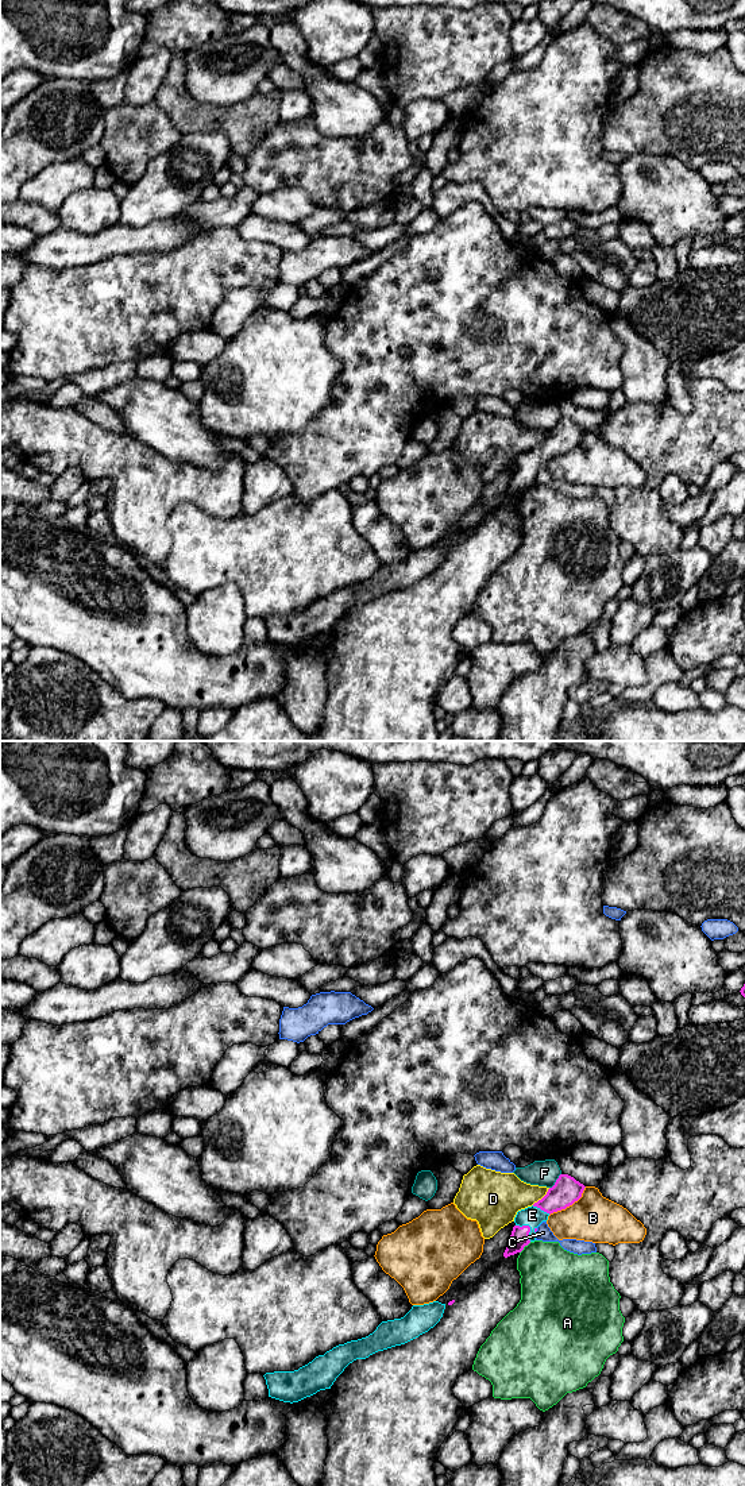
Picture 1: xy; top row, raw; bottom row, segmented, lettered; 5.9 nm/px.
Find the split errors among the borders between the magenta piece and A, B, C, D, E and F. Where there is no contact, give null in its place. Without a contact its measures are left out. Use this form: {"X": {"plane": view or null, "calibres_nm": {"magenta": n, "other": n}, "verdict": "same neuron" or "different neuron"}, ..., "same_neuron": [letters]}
{"A": {"plane": "xy", "calibres_nm": {"magenta": 110, "other": 360}, "verdict": "different neuron"}, "B": {"plane": "xy", "calibres_nm": {"magenta": 160, "other": 280}, "verdict": "different neuron"}, "C": {"plane": "xy", "calibres_nm": {"magenta": 20, "other": 90}, "verdict": "different neuron"}, "D": {"plane": "xy", "calibres_nm": {"magenta": 160, "other": 280}, "verdict": "different neuron"}, "E": {"plane": "xy", "calibres_nm": {"magenta": 110, "other": 120}, "verdict": "same neuron"}, "F": {"plane": "xy", "calibres_nm": {"magenta": 160, "other": 160}, "verdict": "different neuron"}, "same_neuron": ["E"]}

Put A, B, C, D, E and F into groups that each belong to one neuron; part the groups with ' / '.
A / B / C / D / E / F

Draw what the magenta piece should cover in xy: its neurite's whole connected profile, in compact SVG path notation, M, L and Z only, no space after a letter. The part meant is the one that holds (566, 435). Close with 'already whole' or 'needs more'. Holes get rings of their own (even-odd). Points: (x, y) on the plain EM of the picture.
M560 418L555 429L548 433L547 439L532 451L521 453L514 462L509 489L503 497L507 502L521 497L525 490L536 485L537 471L548 464L553 456L565 453L582 441L584 429L568 418Z | needs more

